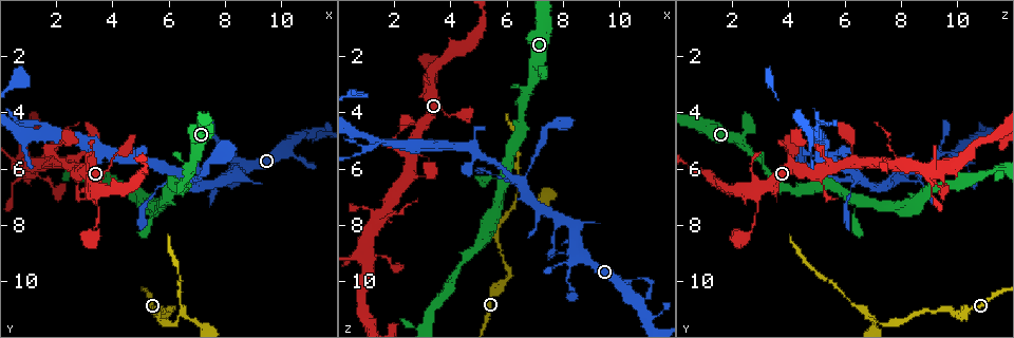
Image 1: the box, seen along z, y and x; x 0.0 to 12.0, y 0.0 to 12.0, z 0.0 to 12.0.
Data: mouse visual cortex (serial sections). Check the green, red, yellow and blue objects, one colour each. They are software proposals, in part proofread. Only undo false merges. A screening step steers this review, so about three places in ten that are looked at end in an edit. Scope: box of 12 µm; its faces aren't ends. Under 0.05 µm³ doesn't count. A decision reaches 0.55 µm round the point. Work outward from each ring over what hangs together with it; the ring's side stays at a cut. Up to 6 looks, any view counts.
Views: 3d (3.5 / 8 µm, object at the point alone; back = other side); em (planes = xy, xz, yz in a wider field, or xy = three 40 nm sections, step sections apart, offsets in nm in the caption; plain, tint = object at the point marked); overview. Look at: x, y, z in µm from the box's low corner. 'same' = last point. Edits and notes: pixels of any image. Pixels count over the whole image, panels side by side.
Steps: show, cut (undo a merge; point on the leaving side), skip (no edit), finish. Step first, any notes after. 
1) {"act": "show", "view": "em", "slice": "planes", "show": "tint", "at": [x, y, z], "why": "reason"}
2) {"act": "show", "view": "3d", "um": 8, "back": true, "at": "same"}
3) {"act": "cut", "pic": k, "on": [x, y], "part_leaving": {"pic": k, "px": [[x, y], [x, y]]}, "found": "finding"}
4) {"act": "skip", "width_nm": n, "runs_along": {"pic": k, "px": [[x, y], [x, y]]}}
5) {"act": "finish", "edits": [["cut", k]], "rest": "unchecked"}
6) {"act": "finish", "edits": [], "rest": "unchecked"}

{"act": "show", "view": "3d", "um": 8, "at": [6.5, 6.3, 6.6], "why": "narrows sharply"}

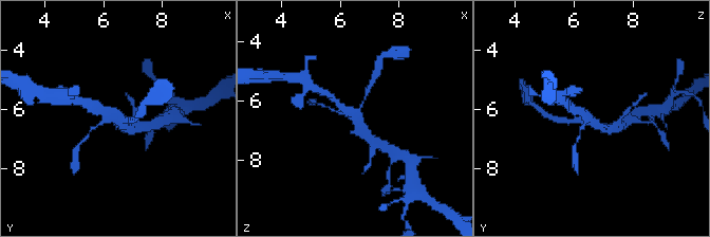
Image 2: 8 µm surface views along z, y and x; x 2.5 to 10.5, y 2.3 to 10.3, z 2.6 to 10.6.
{"act": "show", "view": "3d", "um": 3.5, "back": true, "at": [6.6, 6.3, 6.5]}

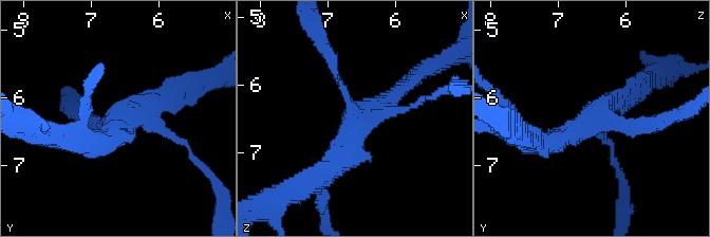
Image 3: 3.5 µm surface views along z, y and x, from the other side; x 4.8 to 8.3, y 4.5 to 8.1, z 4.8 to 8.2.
{"act": "show", "view": "em", "slice": "xy", "step": 5, "show": "tint", "at": [6.55, 6.30, 6.50], "arms": 4, "arm_widths_nm": [100, 150, 250, 350], "why": "now the EM"}

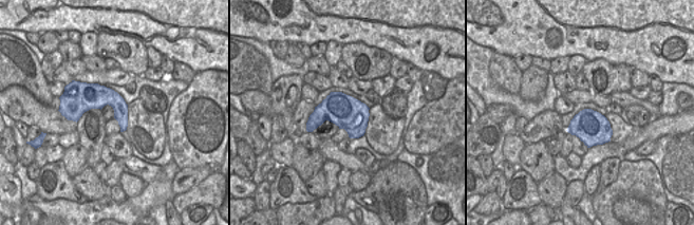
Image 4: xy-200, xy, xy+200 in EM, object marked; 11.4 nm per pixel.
{"act": "skip", "found": "one cell here"}

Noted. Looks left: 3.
{"act": "show", "view": "3d", "um": 3.5, "at": [6.2, 11.0, 9.8], "why": "sharp bend"}

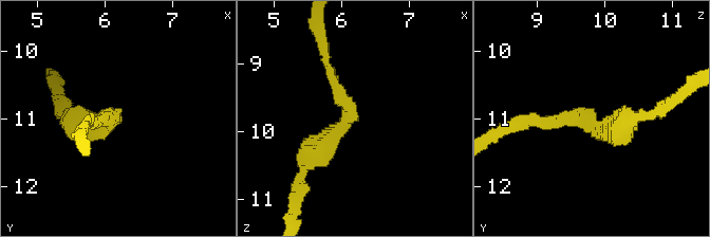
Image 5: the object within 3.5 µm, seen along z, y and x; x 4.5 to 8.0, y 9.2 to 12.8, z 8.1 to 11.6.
{"act": "show", "view": "em", "slice": "xy", "step": 5, "show": "tint", "at": [6.15, 11.05, 9.75], "arm_widths_nm": [150, 350]}

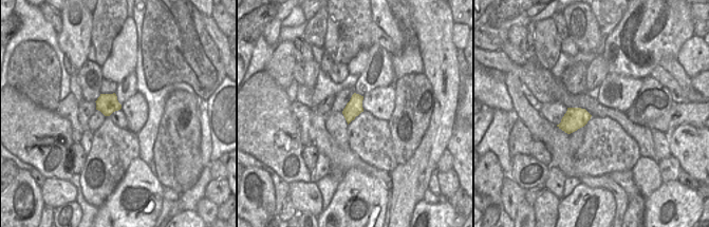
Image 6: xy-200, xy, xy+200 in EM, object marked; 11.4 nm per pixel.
{"act": "skip", "runs_along": {"pic": 5, "px": [[306, 163], [349, 116], [323, 49]]}, "found": "all the same cell"}

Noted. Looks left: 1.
{"act": "finish", "edits": [], "rest": "unchecked"}

